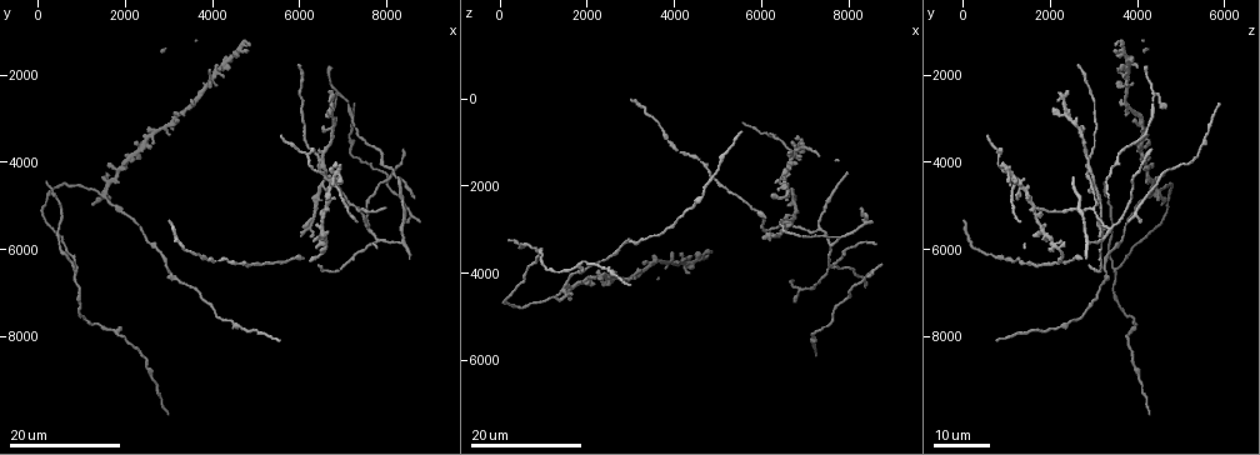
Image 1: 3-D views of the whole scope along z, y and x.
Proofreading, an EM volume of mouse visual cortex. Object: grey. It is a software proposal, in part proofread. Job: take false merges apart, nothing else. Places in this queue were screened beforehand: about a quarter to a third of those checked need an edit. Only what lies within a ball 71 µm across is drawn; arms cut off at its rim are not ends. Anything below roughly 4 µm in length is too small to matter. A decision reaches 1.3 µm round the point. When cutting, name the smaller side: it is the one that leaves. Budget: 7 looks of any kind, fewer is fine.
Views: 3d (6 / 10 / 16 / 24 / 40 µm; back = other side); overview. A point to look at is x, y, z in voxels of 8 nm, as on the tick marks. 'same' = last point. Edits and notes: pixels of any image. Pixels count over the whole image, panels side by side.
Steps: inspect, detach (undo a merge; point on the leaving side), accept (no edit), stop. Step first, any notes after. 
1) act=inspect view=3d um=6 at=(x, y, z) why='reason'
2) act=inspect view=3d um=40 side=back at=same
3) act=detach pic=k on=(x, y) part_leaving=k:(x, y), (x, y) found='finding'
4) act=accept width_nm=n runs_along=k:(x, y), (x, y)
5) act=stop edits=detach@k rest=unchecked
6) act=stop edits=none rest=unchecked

act=inspect view=3d um=16 at=(2900, 3200, 4100) why='arms part here'

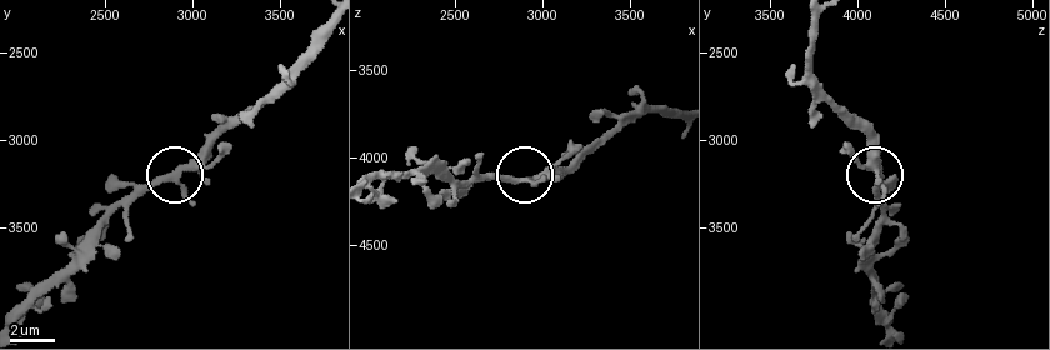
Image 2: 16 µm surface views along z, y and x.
act=inspect view=3d um=10 at=(2860, 3220, 4120)

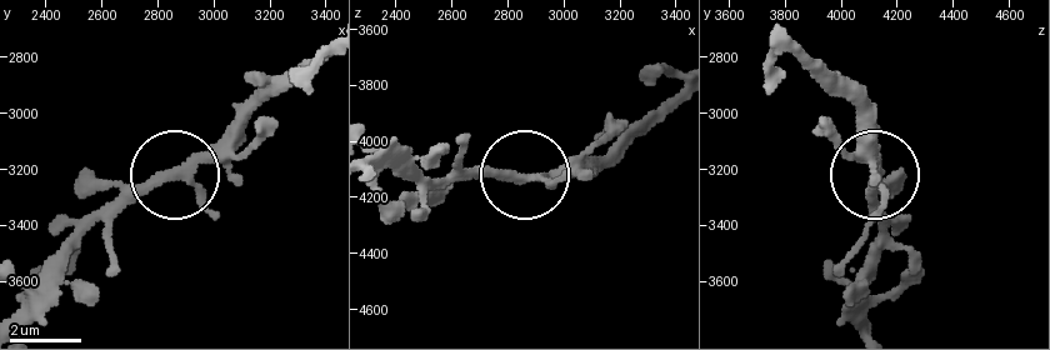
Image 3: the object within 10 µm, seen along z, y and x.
act=accept side_arm_um=120 arms=3 found='one neuron here'

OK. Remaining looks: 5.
act=inspect view=3d um=24 at=(900, 6550, 3500) why='arms part here'

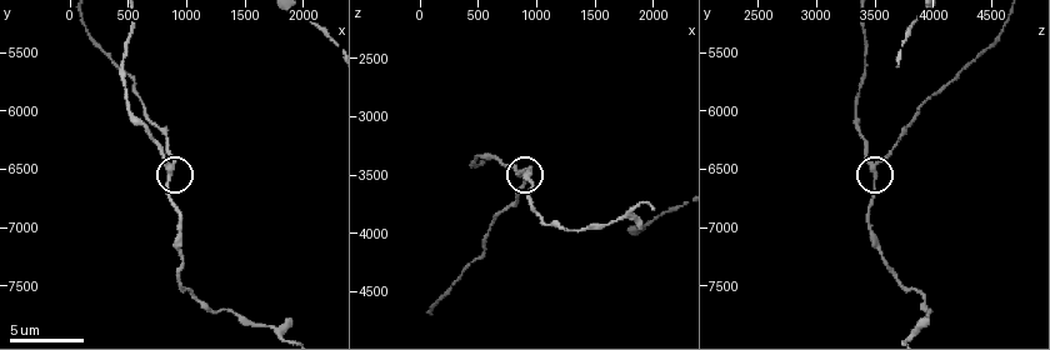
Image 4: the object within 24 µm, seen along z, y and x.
act=inspect view=3d um=6 at=(860, 6500, 3480) why='zoom in'

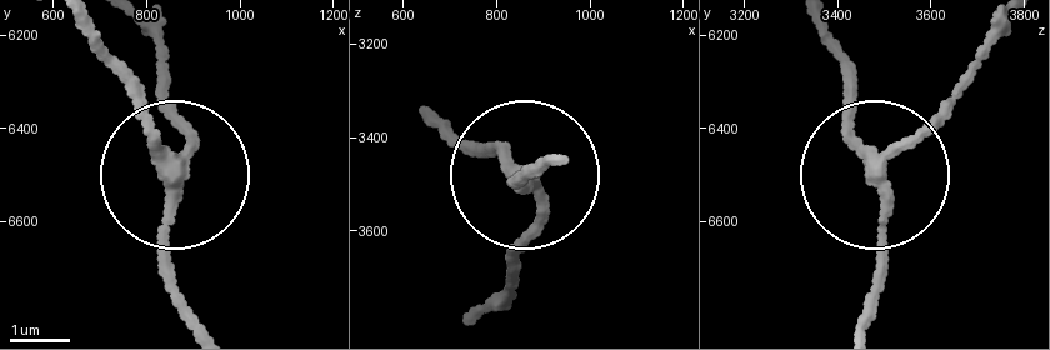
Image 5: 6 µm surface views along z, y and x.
act=accept arms=3 runs_along=5:(483, 313), (513, 278), (538, 193), (503, 154), (428, 124) found='one neuron here'

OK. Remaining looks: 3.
act=inspect view=3d um=16 at=(1450, 4750, 4400) why='three arms meet'

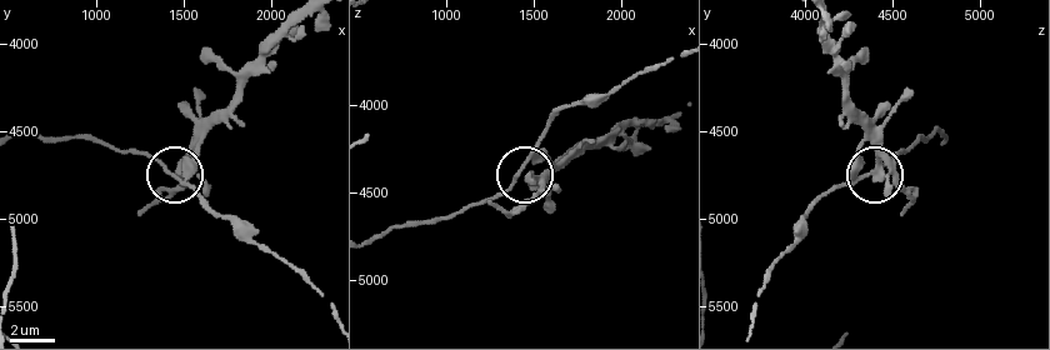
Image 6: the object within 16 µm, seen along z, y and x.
act=inspect view=3d um=6 at=(1440, 4740, 4360) why='closer look'

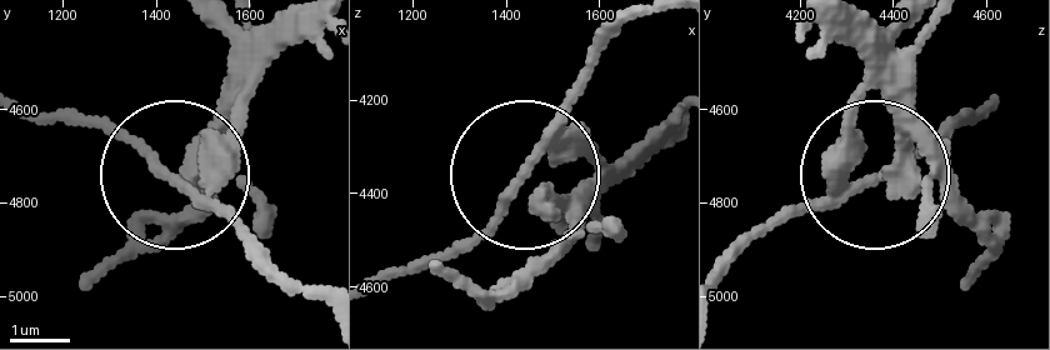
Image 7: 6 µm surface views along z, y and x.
act=accept arms=3 runs_along=7:(826, 31), (895, 105), (885, 180), (970, 110) found='all the same neuron'

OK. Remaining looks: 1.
act=stop edits=none rest=unchecked

